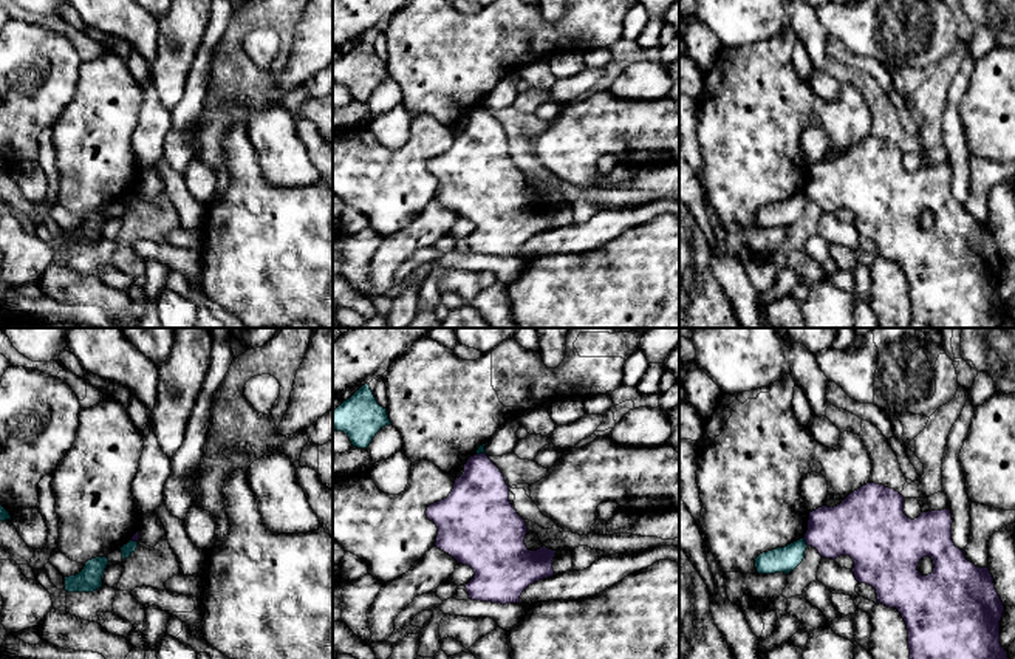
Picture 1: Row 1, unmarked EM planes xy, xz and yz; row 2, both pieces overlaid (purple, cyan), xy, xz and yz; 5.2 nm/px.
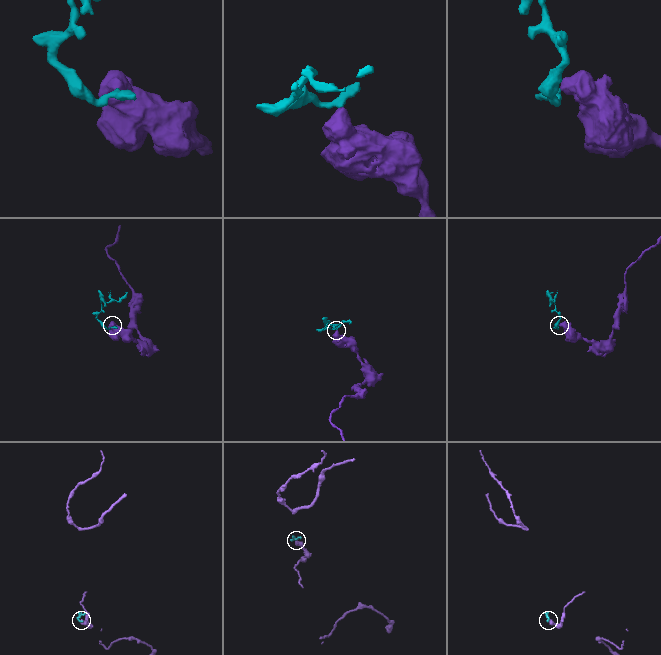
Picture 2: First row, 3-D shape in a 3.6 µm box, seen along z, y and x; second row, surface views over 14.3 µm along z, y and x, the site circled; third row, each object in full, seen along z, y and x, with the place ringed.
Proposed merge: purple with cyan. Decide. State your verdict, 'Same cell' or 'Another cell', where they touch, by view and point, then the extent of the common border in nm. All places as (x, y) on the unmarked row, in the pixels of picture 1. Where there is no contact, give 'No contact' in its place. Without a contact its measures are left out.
Another cell. Touches purple at yz (805, 194). Shared border 50 nm

